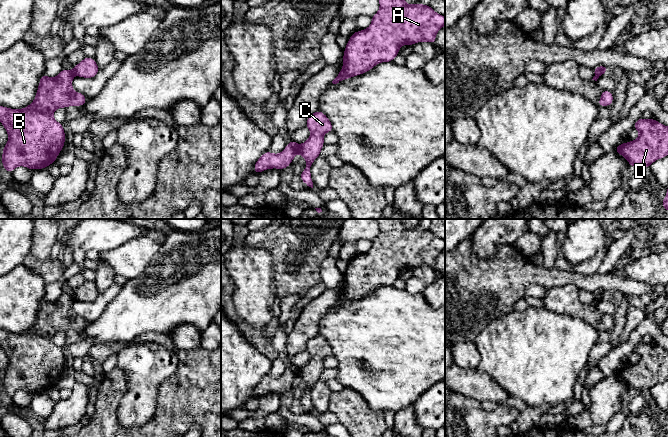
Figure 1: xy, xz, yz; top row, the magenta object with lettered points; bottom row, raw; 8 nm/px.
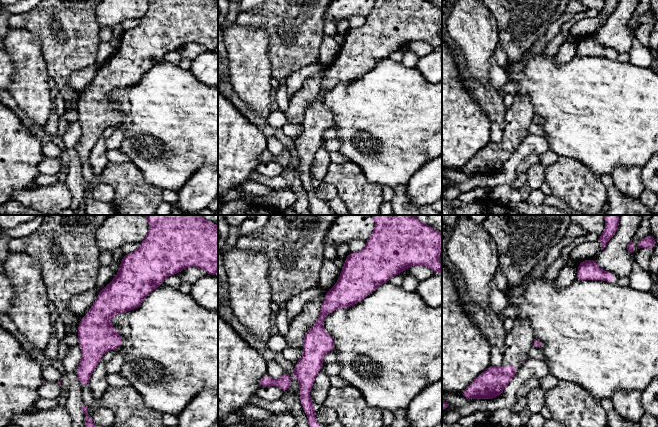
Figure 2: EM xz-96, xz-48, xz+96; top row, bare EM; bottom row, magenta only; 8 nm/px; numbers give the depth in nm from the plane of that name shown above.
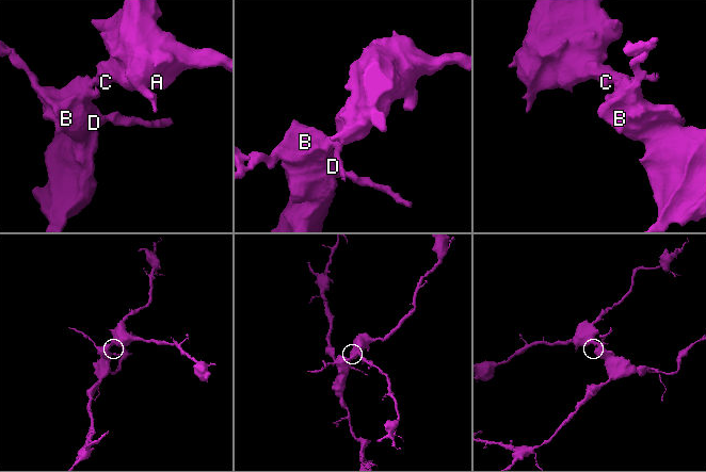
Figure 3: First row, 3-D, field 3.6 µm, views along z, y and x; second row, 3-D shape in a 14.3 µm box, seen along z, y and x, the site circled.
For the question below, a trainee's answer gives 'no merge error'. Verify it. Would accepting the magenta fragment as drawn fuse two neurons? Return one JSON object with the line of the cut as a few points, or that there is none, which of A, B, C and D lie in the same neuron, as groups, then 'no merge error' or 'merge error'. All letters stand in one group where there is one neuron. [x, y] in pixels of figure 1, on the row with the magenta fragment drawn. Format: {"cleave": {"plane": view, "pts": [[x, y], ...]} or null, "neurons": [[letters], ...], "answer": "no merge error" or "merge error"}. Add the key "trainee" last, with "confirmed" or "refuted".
{"cleave": {"plane": "xz", "pts": [[298, 145], [299, 150]]}, "neurons": [["A", "C"], ["B", "D"]], "answer": "merge error", "trainee": "refuted"}

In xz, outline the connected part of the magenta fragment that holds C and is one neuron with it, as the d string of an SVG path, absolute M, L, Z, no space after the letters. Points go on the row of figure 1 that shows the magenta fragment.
M317 110L307 118L306 127L311 131L311 135L303 144L299 145L301 157L307 162L305 169L300 174L300 178L307 186L313 188L310 168L314 160L319 157L325 144L324 134L333 131L333 126L328 117Z

